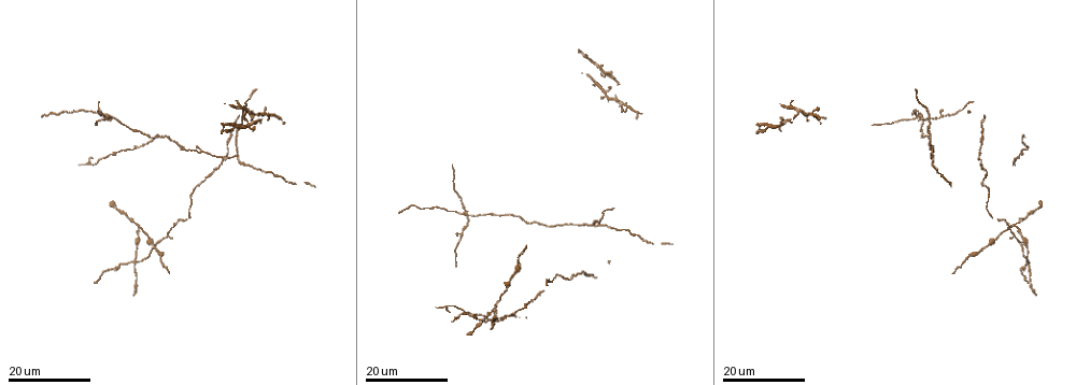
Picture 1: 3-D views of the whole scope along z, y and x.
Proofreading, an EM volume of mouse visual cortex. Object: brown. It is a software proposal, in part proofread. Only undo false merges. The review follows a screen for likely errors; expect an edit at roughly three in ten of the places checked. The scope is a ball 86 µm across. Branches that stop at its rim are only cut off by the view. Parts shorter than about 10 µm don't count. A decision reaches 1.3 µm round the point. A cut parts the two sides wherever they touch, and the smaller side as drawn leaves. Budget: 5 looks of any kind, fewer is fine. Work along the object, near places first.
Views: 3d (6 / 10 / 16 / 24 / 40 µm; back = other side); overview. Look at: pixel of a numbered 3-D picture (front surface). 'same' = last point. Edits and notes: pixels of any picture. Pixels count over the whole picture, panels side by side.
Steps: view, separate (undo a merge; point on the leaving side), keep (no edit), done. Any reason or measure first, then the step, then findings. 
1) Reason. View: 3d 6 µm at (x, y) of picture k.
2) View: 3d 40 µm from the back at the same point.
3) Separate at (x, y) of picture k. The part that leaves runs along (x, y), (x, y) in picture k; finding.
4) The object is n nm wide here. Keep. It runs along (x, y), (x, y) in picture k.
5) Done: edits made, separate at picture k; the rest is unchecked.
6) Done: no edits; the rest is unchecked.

Looks like a crossing. View: 3d 24 µm at (465, 212) of picture 1.

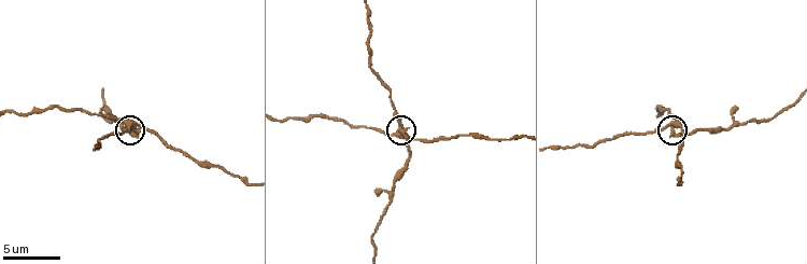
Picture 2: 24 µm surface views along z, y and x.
Zoom in. View: 3d 10 µm at (671, 129) of picture 2.

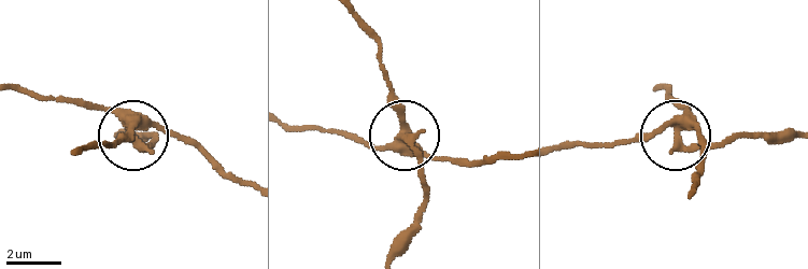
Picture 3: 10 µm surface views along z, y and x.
The object is 360 nm wide here. Separate at (126, 140) of picture 3. The part that leaves runs along (676, 123), (683, 135), (710, 149), (746, 135), (787, 135) in picture 3; two neurons meet here.

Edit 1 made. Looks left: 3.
Side arm on a straight run. View: 3d 16 µm at (236, 157) of picture 1.

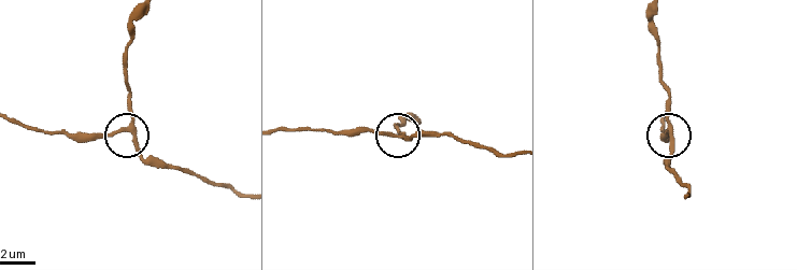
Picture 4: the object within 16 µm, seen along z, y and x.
Closer look. View: 3d 6 µm at (130, 128) of picture 4.

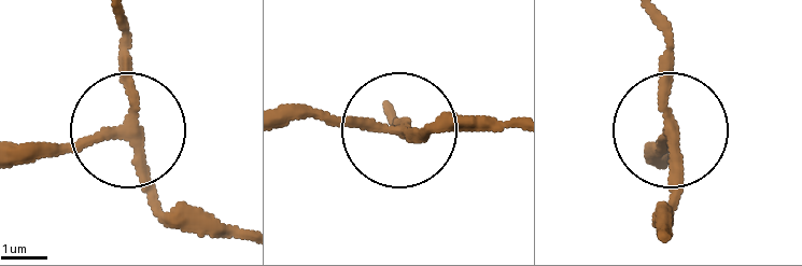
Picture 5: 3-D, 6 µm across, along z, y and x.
3 arms meet here. Keep. Continuous, no second neuron.

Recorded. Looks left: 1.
Done: edits made, separate at picture 3; the rest is unchecked.

